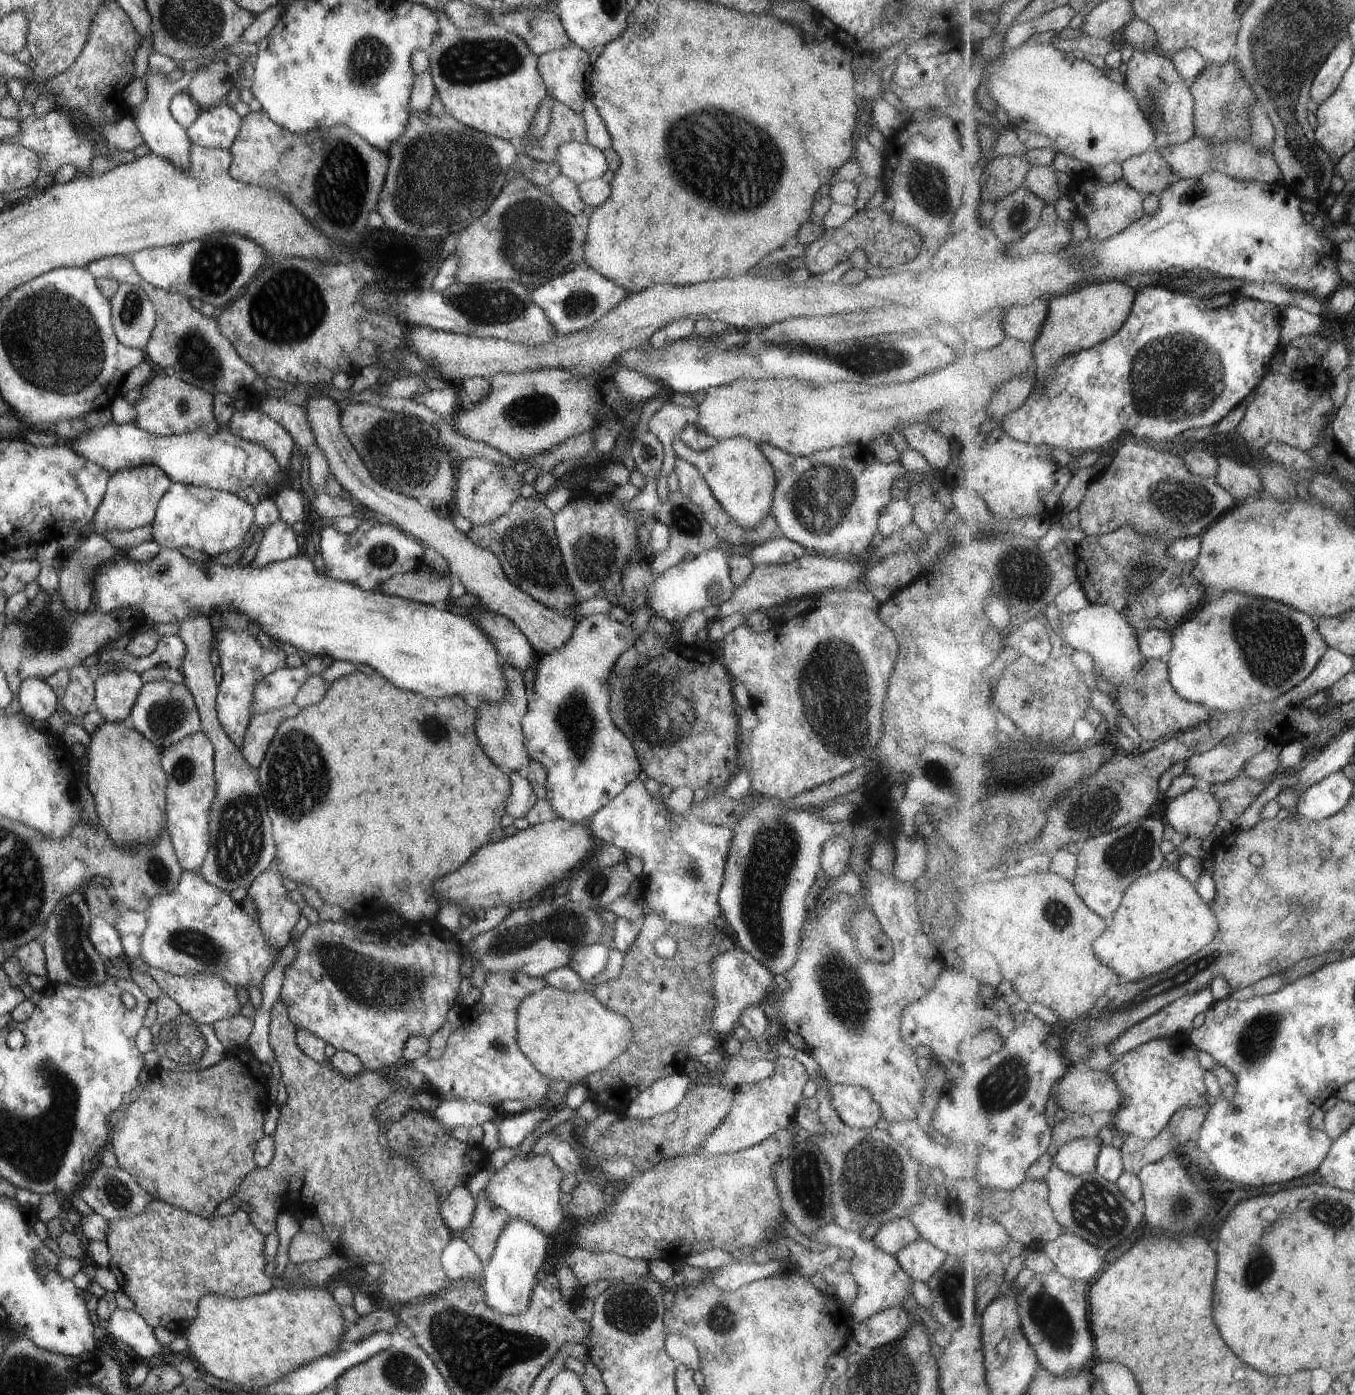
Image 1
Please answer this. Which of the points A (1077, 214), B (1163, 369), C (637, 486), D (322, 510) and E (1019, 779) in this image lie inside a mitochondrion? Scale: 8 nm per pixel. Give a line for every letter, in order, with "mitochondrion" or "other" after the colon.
A: other
B: mitochondrion
C: other
D: other
E: mitochondrion

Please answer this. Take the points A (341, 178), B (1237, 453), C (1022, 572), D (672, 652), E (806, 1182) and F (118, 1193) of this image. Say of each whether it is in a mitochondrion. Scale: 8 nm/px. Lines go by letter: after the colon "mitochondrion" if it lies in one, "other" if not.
A: mitochondrion
B: other
C: mitochondrion
D: other
E: mitochondrion
F: mitochondrion

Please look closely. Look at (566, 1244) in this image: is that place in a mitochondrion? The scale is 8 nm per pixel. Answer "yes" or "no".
no

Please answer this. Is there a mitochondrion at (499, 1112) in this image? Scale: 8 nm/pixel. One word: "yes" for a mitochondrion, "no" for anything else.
no

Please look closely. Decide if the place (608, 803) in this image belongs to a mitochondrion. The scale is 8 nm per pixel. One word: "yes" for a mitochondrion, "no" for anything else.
no

